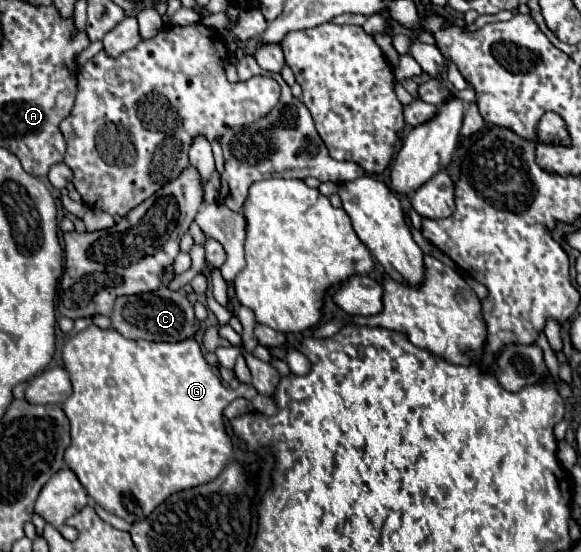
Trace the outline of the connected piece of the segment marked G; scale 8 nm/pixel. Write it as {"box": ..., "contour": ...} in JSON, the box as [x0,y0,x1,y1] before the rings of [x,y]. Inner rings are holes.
{"box":[60,325,258,523],"contour":[[[96,325],[86,327],[84,331],[72,335],[70,339],[66,339],[66,343],[62,345],[62,361],[64,361],[64,369],[70,375],[72,381],[72,395],[60,405],[70,421],[70,447],[64,451],[64,463],[68,465],[68,469],[72,469],[78,477],[78,481],[82,483],[82,487],[86,489],[86,493],[100,505],[104,507],[108,513],[114,513],[118,517],[122,517],[128,523],[134,521],[142,521],[146,519],[164,499],[168,499],[172,493],[176,491],[184,491],[190,487],[198,487],[204,483],[210,483],[212,479],[216,479],[220,475],[220,471],[226,467],[230,455],[232,455],[232,443],[224,431],[224,417],[222,411],[224,407],[229,405],[238,397],[252,400],[258,393],[251,384],[240,383],[239,388],[230,389],[220,381],[220,377],[214,373],[214,369],[206,363],[200,345],[198,345],[194,337],[188,337],[184,341],[176,341],[176,343],[166,343],[166,341],[144,341],[144,339],[126,339],[122,337],[118,331],[114,329],[100,329]]]}

